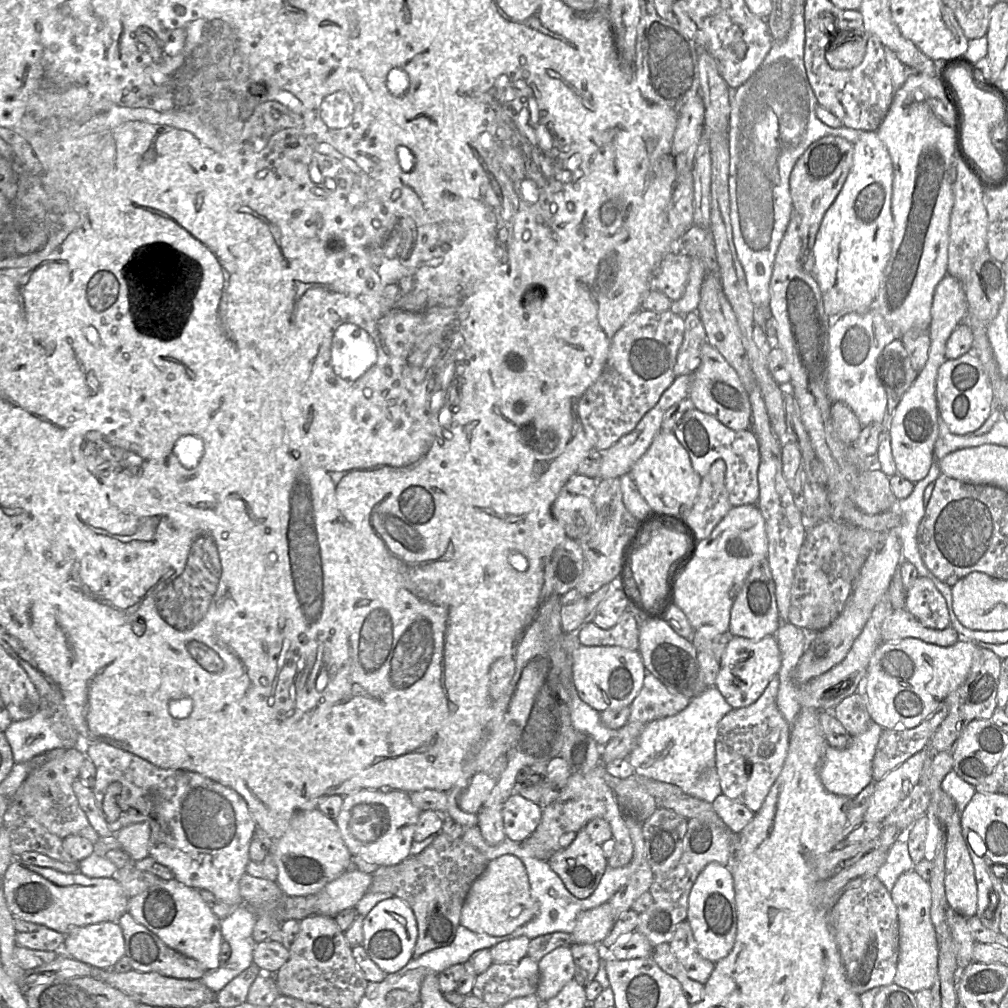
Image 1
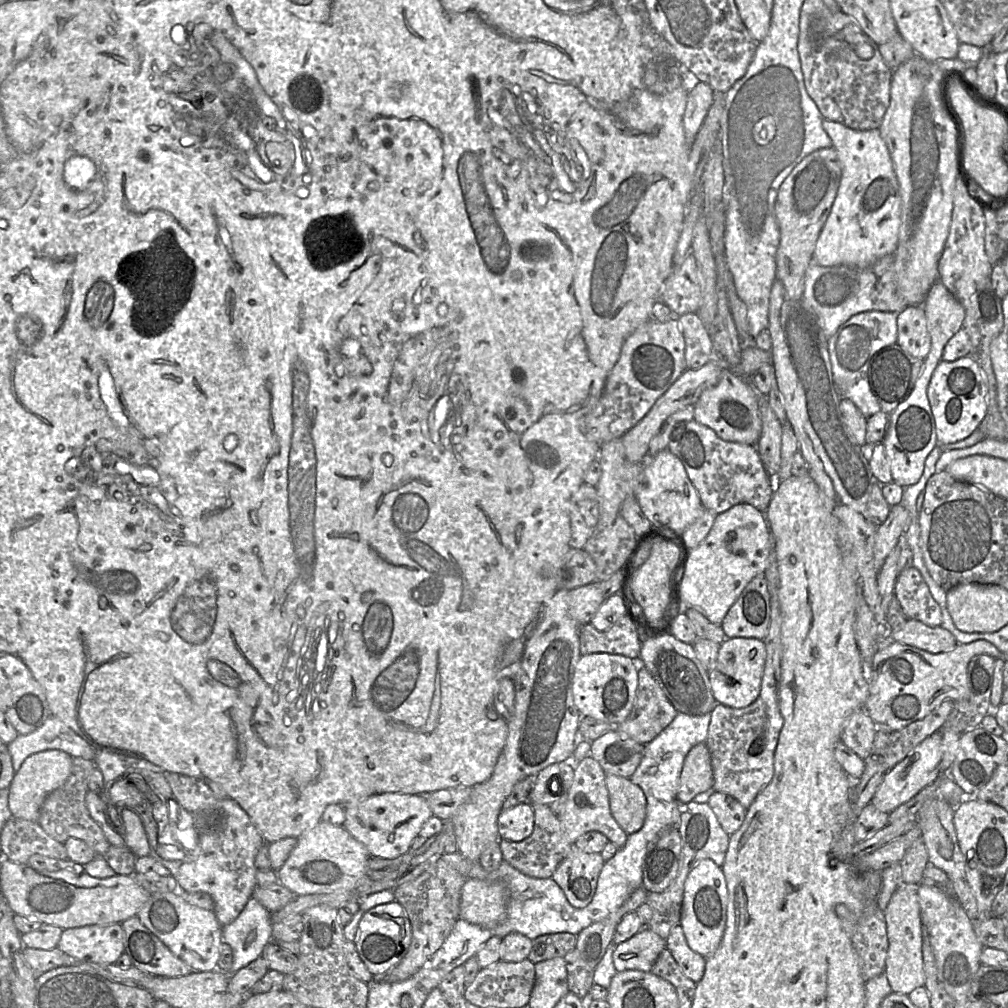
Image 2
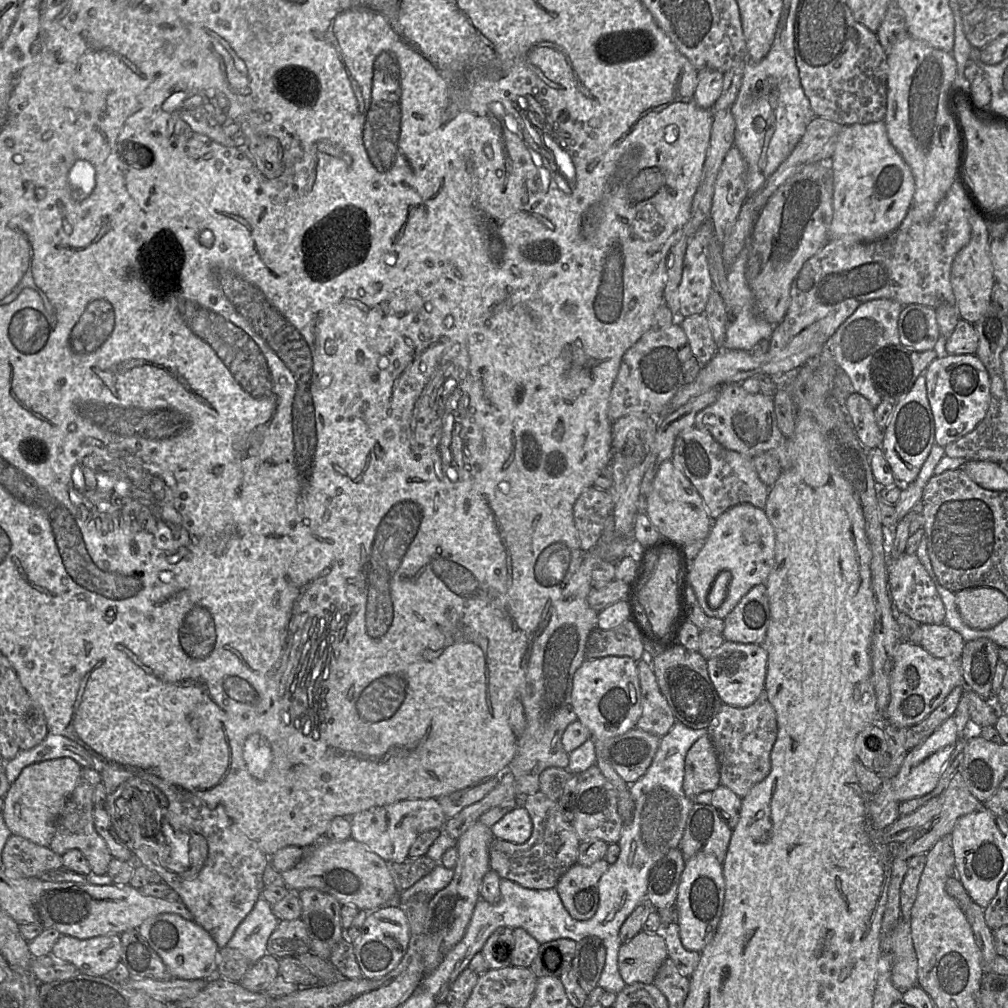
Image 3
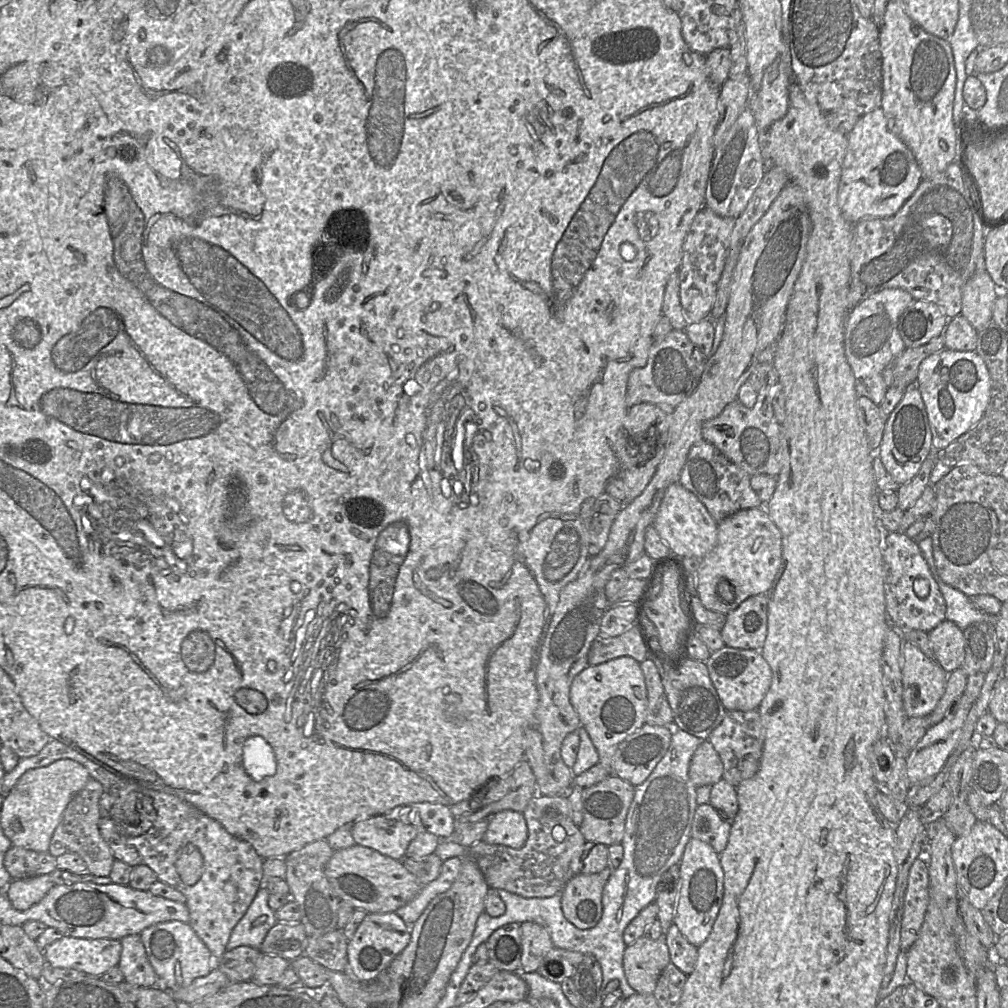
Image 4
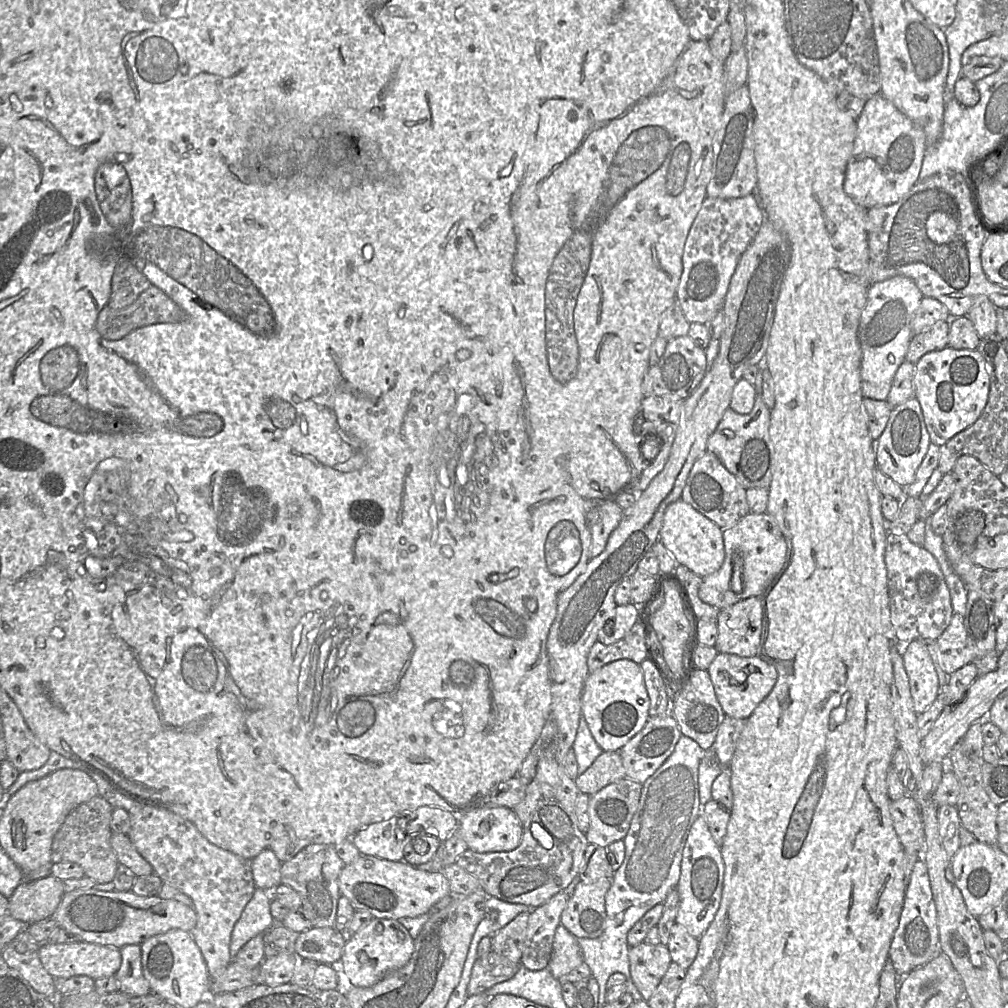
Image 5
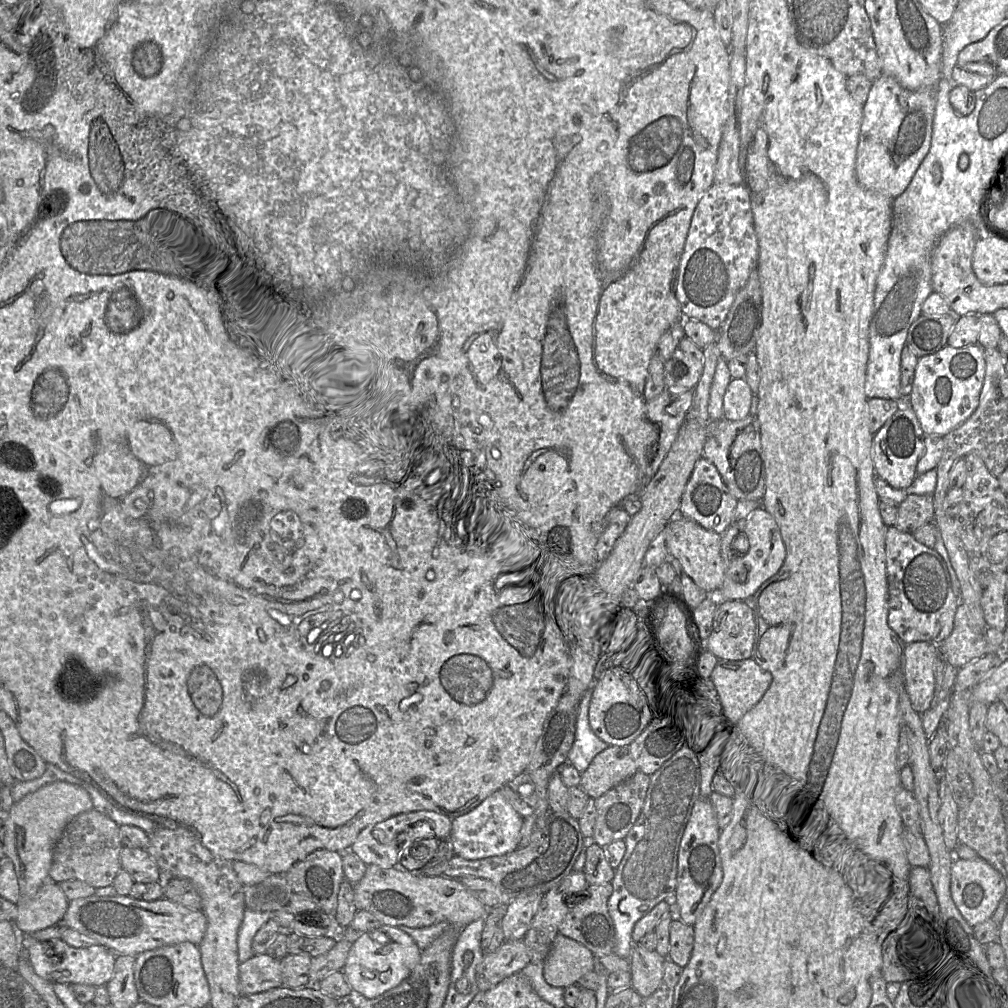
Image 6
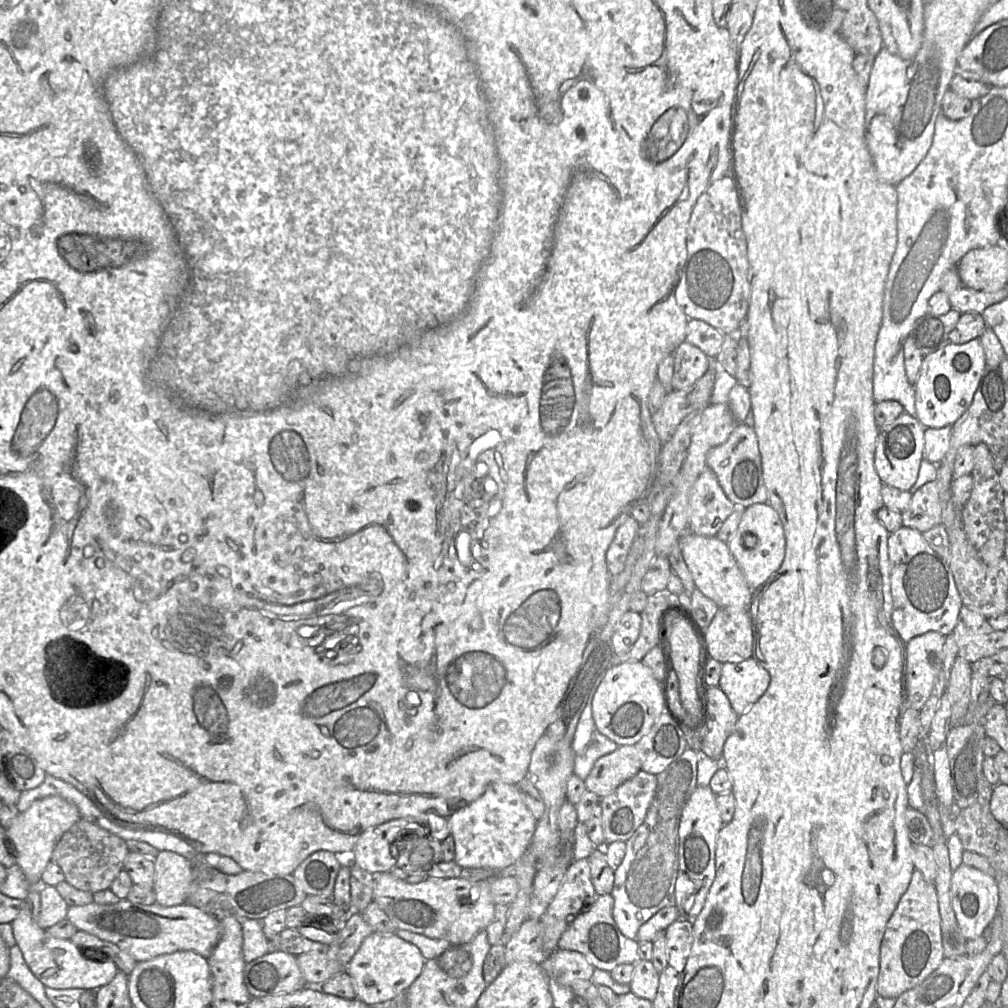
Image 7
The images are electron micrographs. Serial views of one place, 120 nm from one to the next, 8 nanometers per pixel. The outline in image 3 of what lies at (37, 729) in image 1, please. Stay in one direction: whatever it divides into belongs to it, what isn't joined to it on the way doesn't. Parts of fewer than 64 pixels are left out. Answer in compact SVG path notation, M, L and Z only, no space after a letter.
M49 733L40 744L32 749L20 749L13 759L4 763L6 778L11 784L26 766L63 757L72 758L82 768L91 768L98 773L106 767L105 763L92 756L78 743L62 735Z

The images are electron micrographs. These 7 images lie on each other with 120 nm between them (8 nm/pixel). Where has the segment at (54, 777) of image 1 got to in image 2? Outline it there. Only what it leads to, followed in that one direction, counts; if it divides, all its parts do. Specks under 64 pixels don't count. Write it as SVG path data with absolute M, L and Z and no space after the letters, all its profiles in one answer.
M73 758L68 778L62 786L46 797L41 806L37 822L46 834L57 842L65 844L68 839L78 839L85 842L94 851L96 857L103 857L111 845L101 828L91 818L85 804L85 797L89 790L88 778L95 767L91 760Z

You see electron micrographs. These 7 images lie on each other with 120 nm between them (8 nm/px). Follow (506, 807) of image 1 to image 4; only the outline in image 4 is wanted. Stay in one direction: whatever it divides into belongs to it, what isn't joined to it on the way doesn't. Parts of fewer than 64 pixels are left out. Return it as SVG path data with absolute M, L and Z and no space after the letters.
M505 810L488 819L488 827L482 841L521 849L528 838L528 827L523 813Z

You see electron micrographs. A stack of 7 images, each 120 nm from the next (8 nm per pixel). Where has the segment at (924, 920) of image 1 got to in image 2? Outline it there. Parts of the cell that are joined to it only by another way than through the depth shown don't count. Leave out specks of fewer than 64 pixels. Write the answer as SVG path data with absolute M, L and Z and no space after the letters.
M900 884L884 910L888 938L885 974L892 991L906 995L925 984L922 955L923 926L917 891L918 884Z

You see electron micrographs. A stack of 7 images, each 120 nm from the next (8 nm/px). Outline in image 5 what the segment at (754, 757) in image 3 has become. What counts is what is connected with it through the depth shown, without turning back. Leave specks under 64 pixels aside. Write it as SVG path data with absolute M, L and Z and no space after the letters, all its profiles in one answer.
M725 716L719 727L716 739L710 751L713 758L722 766L722 771L728 771L737 741L744 729L746 720Z

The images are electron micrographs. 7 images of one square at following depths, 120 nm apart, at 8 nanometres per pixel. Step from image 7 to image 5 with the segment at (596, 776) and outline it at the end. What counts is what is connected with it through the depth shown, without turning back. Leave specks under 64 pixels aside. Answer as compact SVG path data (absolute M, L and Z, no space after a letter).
M618 751L603 752L593 764L574 781L581 793L594 795L604 787L626 778Z

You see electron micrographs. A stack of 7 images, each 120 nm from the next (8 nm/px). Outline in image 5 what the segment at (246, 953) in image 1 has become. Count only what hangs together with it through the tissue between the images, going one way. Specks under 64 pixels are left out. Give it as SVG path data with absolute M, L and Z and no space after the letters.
M256 888L232 932L230 943L232 961L250 939L267 932L275 925L270 911L272 898L271 892Z

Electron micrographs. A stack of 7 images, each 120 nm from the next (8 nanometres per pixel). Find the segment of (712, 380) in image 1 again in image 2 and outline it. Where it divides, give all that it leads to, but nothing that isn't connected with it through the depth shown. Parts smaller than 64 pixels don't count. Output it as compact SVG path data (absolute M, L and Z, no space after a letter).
M723 369L718 382L704 390L694 406L694 421L712 429L716 435L728 442L737 442L747 445L756 445L762 430L762 420L759 411L759 400L748 380L743 380L740 376L729 369Z

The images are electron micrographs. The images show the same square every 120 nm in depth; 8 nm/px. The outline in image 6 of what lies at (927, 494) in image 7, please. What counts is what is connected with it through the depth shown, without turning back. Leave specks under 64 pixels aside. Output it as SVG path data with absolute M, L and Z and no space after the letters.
M908 495L897 508L895 527L902 532L912 534L934 520L933 496L930 495Z

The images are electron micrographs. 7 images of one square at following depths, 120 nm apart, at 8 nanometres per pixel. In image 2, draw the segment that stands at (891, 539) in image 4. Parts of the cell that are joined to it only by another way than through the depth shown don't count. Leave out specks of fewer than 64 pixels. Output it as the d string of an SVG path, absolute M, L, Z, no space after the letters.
M914 566L897 576L894 596L909 619L937 627L942 624L942 611L920 571Z

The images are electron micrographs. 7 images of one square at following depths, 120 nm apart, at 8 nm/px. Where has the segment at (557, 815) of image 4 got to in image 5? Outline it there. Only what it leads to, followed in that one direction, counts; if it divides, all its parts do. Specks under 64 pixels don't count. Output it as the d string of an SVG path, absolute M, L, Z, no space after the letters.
M542 798L523 826L522 840L516 849L489 853L468 849L455 863L478 879L487 897L535 909L566 890L579 875L589 842L578 827L574 809L555 799Z

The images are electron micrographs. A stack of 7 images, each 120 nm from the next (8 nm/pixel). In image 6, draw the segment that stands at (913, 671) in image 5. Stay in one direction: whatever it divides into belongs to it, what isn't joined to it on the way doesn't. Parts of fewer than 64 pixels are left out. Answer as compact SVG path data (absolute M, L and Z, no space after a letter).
M916 641L904 646L905 690L912 708L919 714L923 714L931 707L935 687L935 665L939 657L938 646L931 642Z

